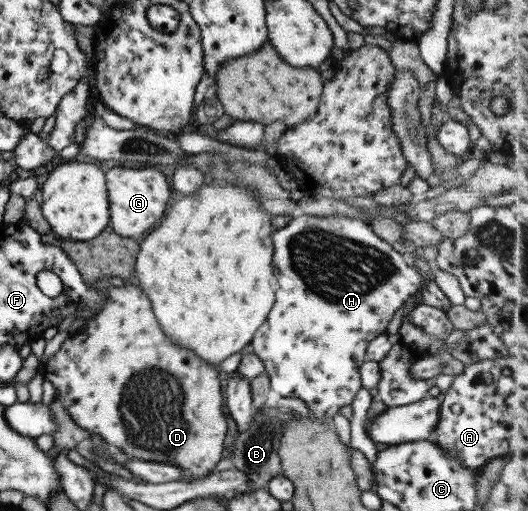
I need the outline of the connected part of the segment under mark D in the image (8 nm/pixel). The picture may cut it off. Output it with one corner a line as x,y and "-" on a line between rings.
133,280
125,282
123,285
116,287
116,286
106,286
103,289
103,293
105,293
105,305
102,311
93,316
89,319
85,320
85,331
82,331
81,334
74,336
73,338
69,336
67,339
64,340
64,342
59,347
59,350
54,354
54,356
47,358
45,362
40,364
40,367
38,369
38,372
42,376
44,380
49,380
51,382
53,388
55,389
55,399
59,400
61,402
61,406
65,408
65,412
69,414
69,418
71,418
71,422
75,422
75,425
78,428
81,428
82,430
91,432
91,435
95,434
95,436
99,436
105,444
108,444
110,446
115,446
115,448
119,448
123,454
125,454
129,459
139,459
142,461
151,461
151,462
163,462
163,464
175,464
177,468
181,468
183,471
179,471
179,480
193,480
193,478
205,478
205,476
209,476
209,474
212,473
213,468
215,468
215,464
221,460
221,450
223,450
223,438
225,438
225,432
227,432
226,425
225,425
225,418
223,418
223,415
221,414
221,391
219,390
219,376
217,371
214,369
214,367
211,364
207,364
201,360
201,358
197,358
191,352
191,350
183,350
183,348
177,348
177,346
173,346
163,334
161,334
161,330
159,330
159,326
157,326
157,322
155,322
155,318
153,318
153,314
151,314
151,306
149,306
149,300
145,298
145,294
143,294
143,290
137,286
137,284
134,283

